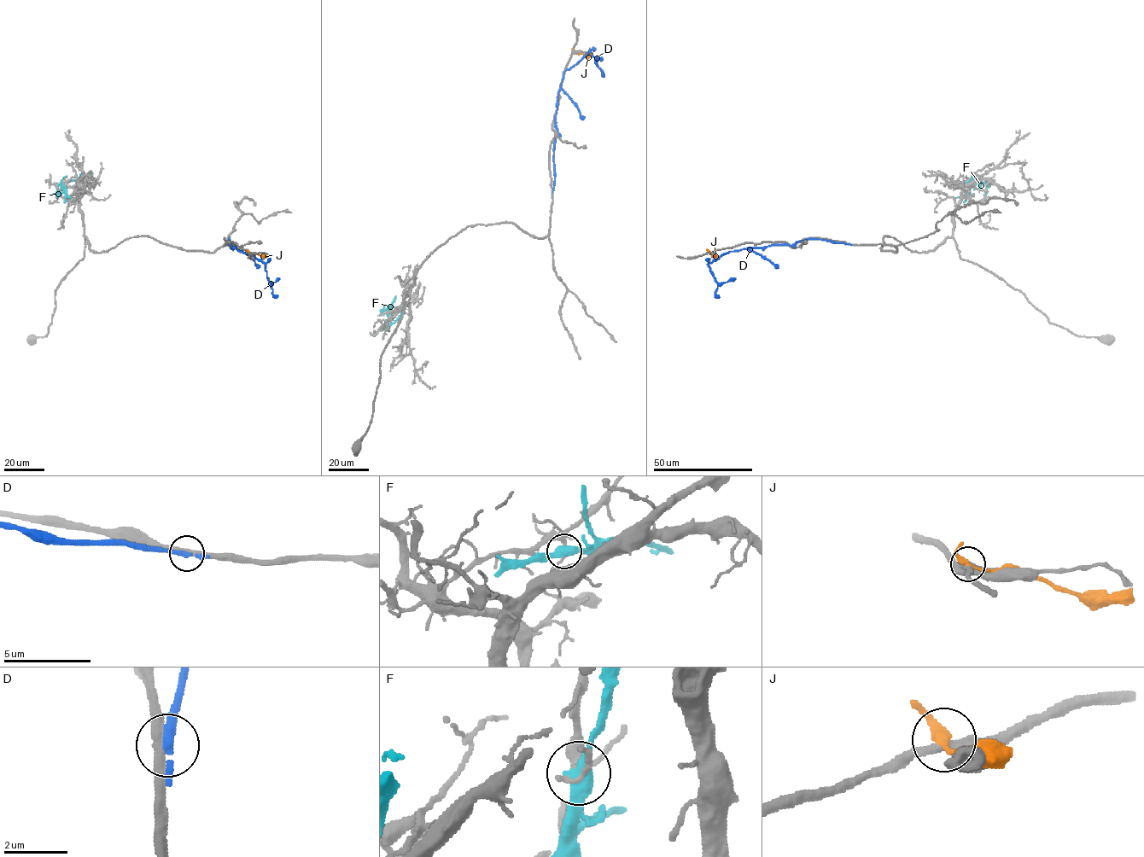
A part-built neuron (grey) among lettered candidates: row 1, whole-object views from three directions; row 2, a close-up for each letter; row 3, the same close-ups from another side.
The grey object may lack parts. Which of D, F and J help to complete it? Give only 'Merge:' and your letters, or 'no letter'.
Merge: no letter

